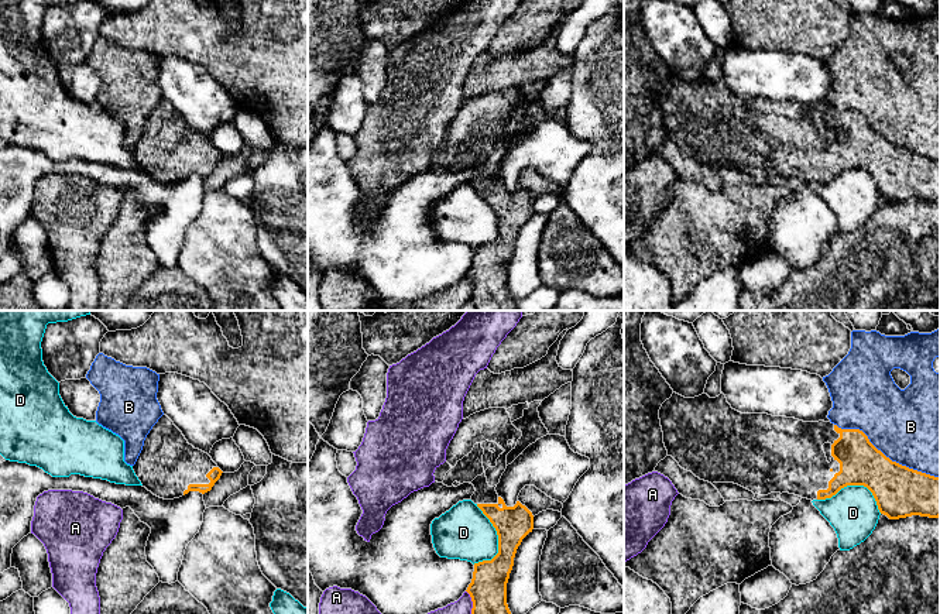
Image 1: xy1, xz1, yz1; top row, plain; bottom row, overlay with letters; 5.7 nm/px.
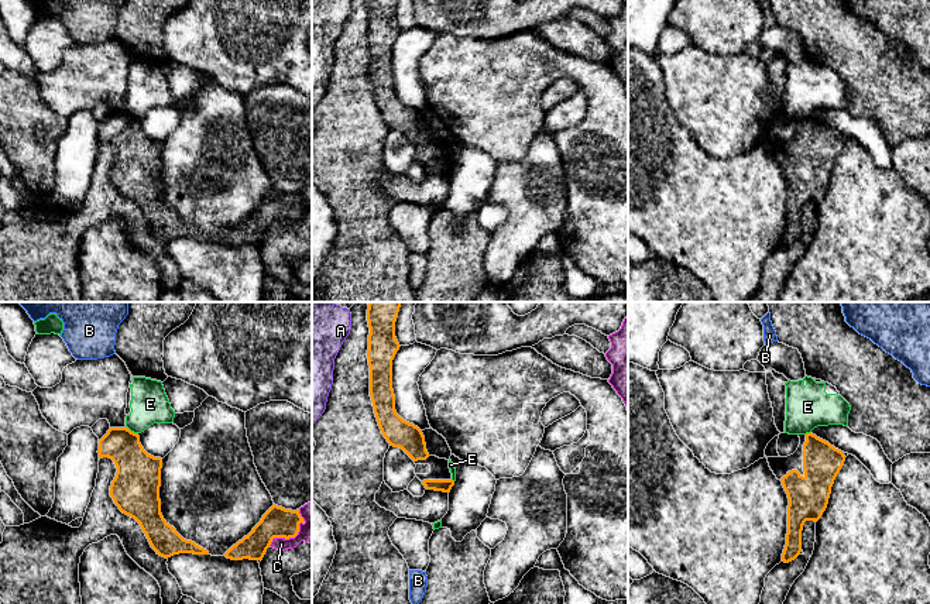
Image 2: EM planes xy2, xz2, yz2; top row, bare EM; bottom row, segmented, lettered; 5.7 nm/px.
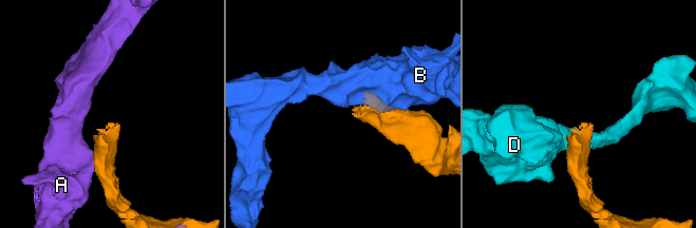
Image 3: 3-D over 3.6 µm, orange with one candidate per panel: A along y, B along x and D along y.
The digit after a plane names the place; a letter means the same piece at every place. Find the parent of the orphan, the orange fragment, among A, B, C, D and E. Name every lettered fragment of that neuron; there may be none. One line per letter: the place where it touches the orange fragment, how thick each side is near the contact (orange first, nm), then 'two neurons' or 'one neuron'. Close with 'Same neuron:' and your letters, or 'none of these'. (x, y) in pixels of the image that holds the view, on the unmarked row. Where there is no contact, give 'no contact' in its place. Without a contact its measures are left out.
A: meets orange in xz1 at (473, 288); 220 nm thick on the orange side, 200 nm on the other; two neurons
B: meets orange in yz1 at (885, 140); 300 nm thick on the orange side, 460 nm on the other; two neurons
C: meets orange in xy2 at (294, 220); 180 nm thick on the orange side, 120 nm on the other; two neurons
D: meets orange in yz1 at (854, 168); 280 nm thick on the orange side, 280 nm on the other; two neurons
E: meets orange in xy2 at (133, 116); 260 nm thick on the orange side, 220 nm on the other; two neurons
Same neuron: none of these

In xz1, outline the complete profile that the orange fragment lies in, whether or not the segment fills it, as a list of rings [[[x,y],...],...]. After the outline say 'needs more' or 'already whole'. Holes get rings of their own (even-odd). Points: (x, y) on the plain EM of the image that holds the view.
[[[486,157],[470,168],[476,172],[470,183],[490,203],[498,219],[498,237],[491,244],[474,247],[473,263],[466,274],[473,285],[470,302],[477,311],[517,311],[507,288],[507,267],[517,233],[534,213],[534,199],[519,185],[507,191],[495,175],[497,169],[488,169]]] | needs more

